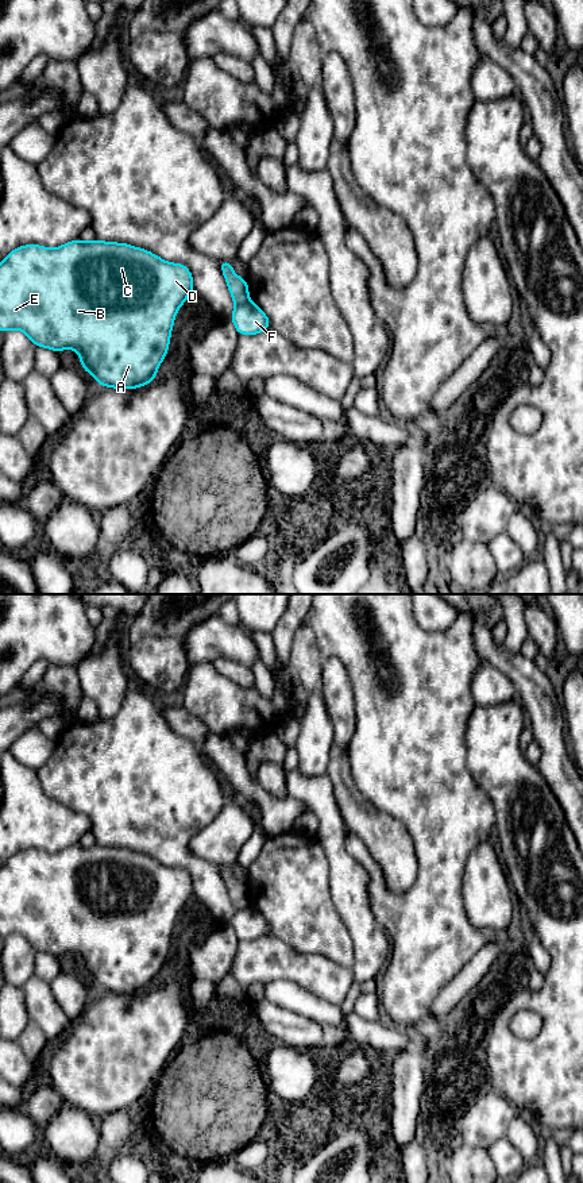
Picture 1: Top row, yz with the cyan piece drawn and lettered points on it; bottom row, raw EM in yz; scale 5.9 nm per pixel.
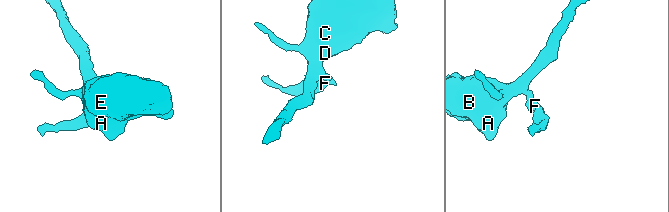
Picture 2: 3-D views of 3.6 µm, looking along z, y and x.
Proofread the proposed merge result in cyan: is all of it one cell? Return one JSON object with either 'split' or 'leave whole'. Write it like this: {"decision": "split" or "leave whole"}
{"decision": "split"}

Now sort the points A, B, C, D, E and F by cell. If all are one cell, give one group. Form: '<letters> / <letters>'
A B C D E / F

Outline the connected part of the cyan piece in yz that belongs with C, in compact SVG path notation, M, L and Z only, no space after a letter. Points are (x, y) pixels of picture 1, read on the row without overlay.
M76 844L57 853L30 848L12 855L0 868L0 937L20 935L30 943L35 952L46 952L55 957L61 957L65 953L74 953L80 960L81 972L96 983L99 991L138 994L157 983L157 975L169 955L174 922L193 897L193 880L186 870L166 867L148 855L127 848L101 847L99 844L81 847Z

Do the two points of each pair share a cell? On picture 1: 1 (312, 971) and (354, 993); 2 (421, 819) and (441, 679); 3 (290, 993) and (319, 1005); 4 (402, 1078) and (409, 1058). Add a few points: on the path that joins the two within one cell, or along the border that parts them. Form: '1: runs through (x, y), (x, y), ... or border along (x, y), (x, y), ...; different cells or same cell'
1: border along (354, 981), (340, 1006); different cells
2: runs through (429, 783), (429, 715); same cell
3: runs through (297, 1000), (312, 1005); same cell
4: runs through (408, 1072), (409, 1063); same cell

